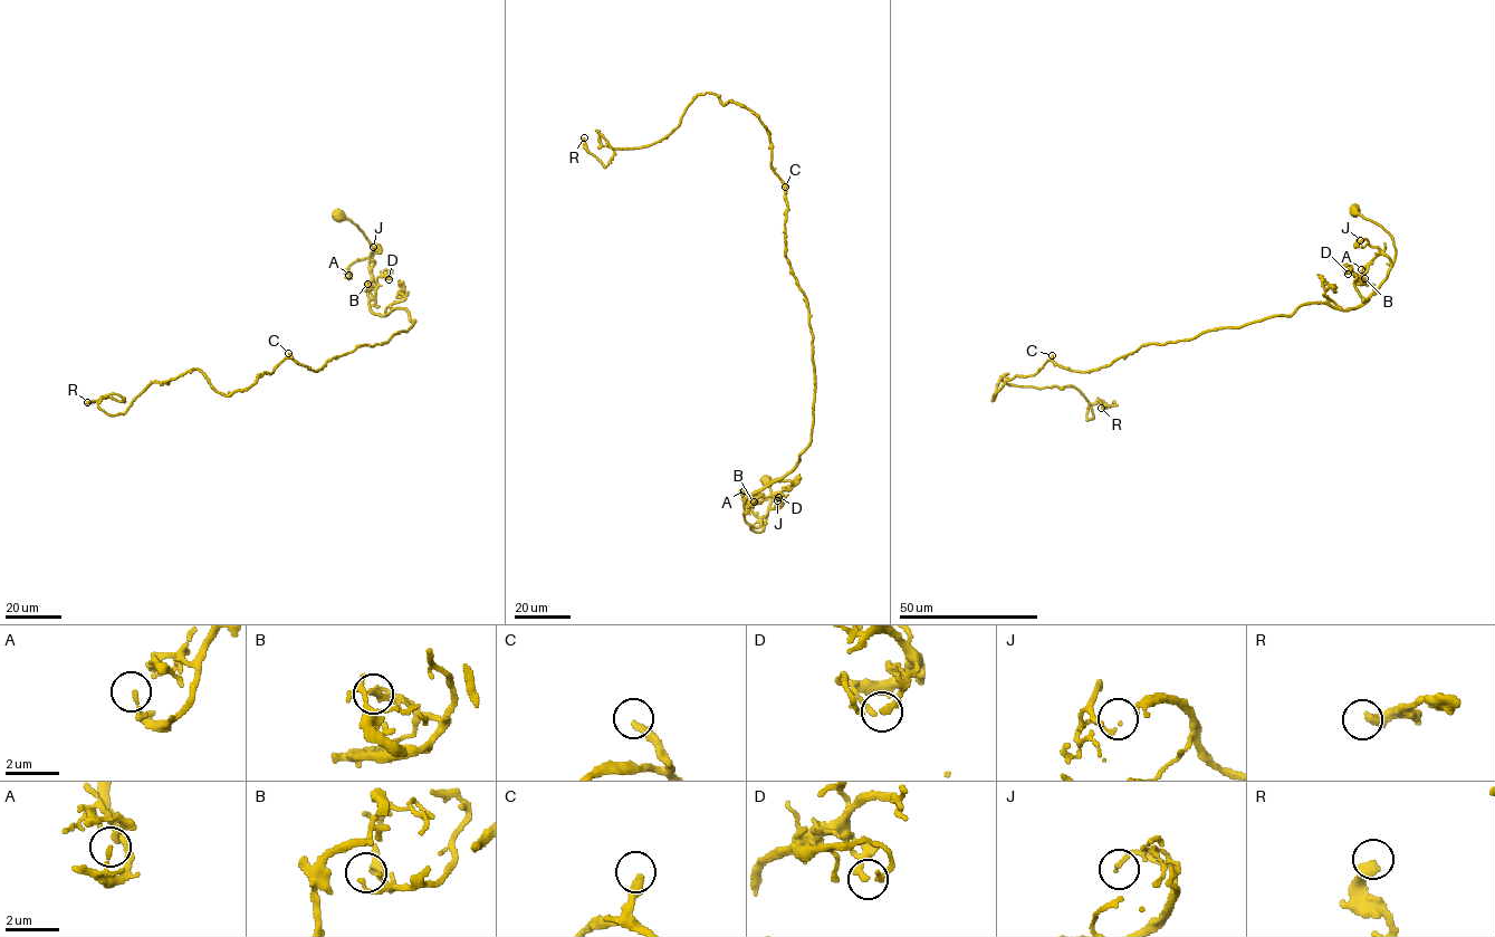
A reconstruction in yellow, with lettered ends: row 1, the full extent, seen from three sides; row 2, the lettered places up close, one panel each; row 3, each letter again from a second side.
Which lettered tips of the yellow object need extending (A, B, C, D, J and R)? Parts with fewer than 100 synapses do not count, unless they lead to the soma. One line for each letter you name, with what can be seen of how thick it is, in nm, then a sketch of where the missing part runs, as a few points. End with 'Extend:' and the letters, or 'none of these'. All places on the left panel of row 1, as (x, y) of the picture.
C: Thickness 280 nm. Course of what is missing: (288, 353), (247, 321), (265, 312), (258, 292), (277, 209), (276, 152), (239, 124), (258, 117), (256, 105)
Extend: C

